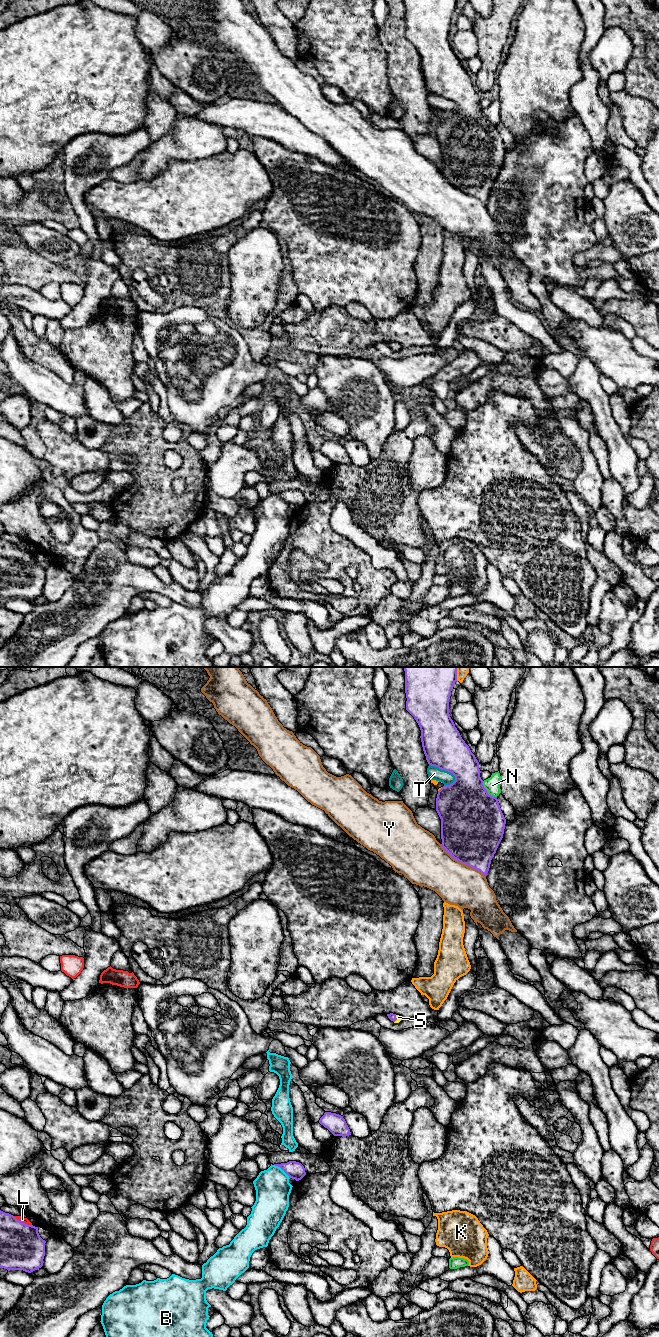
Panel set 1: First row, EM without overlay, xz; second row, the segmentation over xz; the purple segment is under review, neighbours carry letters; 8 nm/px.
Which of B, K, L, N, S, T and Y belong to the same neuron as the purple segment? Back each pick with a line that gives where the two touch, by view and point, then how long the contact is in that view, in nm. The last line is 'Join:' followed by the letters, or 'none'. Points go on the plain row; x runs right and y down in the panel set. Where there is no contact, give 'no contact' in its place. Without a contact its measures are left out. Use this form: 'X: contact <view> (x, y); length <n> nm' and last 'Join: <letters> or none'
S: contact xz (396, 347); length 70 nm
Join: S

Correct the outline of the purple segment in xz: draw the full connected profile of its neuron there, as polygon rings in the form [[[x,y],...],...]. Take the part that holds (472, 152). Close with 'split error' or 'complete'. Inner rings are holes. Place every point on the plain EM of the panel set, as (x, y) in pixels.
[[[405,0],[405,21],[406,21],[406,38],[414,45],[416,50],[418,51],[420,58],[421,58],[421,70],[424,82],[426,84],[426,88],[429,93],[438,95],[441,98],[448,99],[455,104],[455,109],[450,113],[444,113],[437,122],[436,126],[436,139],[441,147],[441,167],[442,167],[442,175],[456,188],[465,192],[469,195],[472,195],[478,199],[480,199],[485,204],[487,203],[491,188],[496,181],[496,178],[503,166],[506,147],[501,139],[499,130],[497,125],[493,125],[488,122],[487,118],[483,114],[483,108],[480,105],[480,97],[479,97],[479,90],[476,87],[475,83],[471,80],[469,74],[465,71],[462,67],[459,59],[455,55],[453,48],[449,42],[449,27],[451,24],[452,16],[457,9],[457,0]]] | complete

